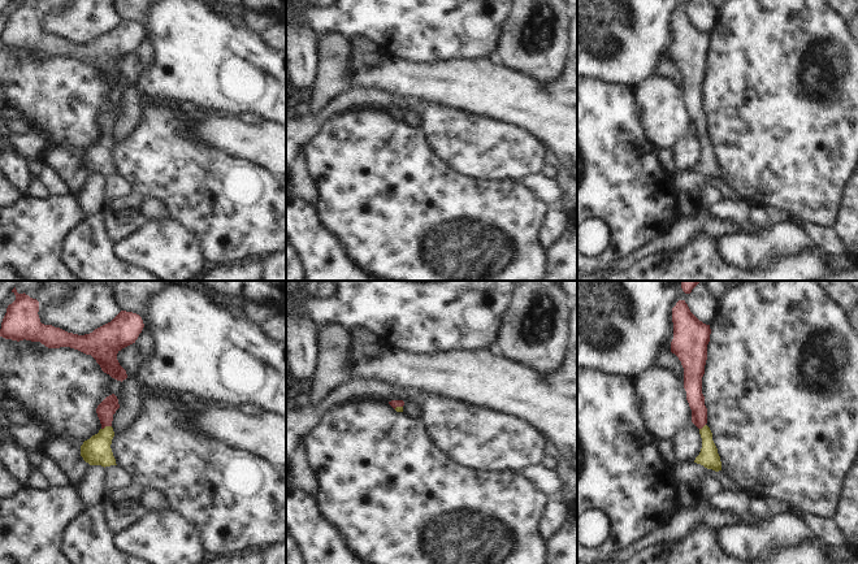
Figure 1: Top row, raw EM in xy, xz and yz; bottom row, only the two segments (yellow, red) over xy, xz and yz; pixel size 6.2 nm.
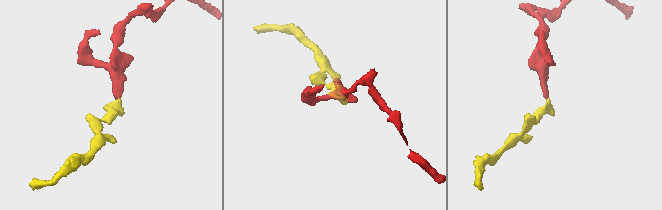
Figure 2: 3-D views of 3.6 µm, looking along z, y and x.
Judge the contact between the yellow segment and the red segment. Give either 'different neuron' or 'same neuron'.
same neuron

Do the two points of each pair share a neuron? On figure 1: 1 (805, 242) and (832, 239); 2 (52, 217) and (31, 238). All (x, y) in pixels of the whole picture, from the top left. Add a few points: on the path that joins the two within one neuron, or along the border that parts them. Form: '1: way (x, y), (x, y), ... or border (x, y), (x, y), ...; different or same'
1: border (792, 221), (819, 247); different
2: way (47, 222), (37, 233); same

